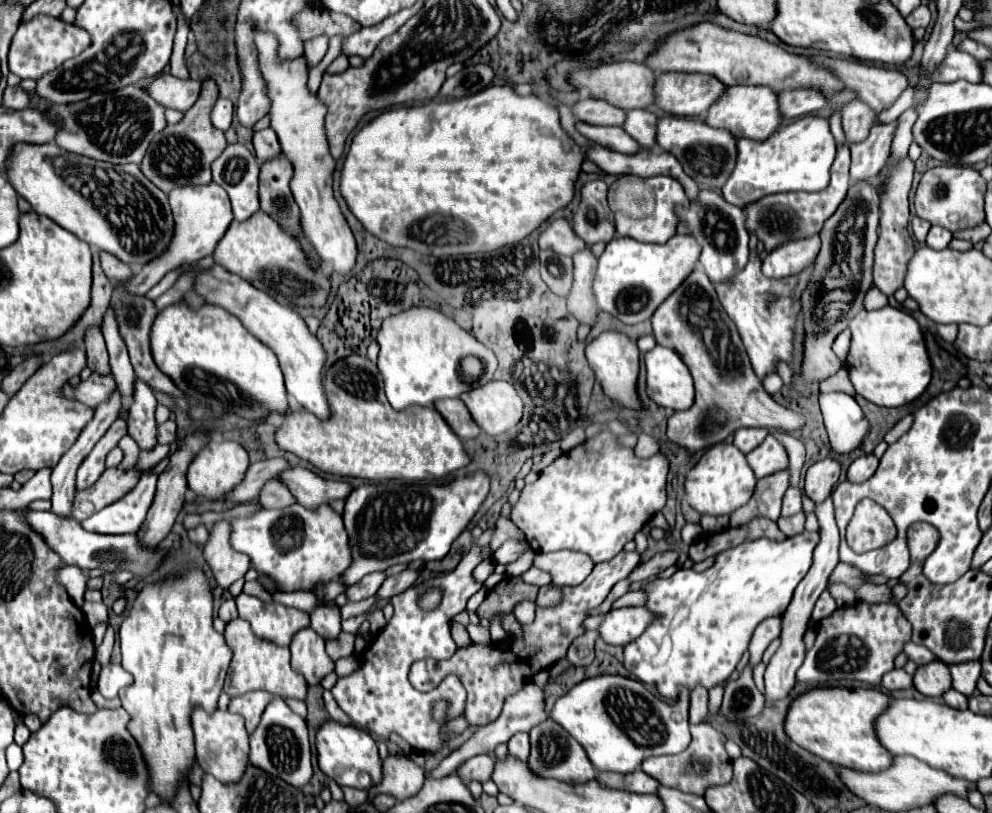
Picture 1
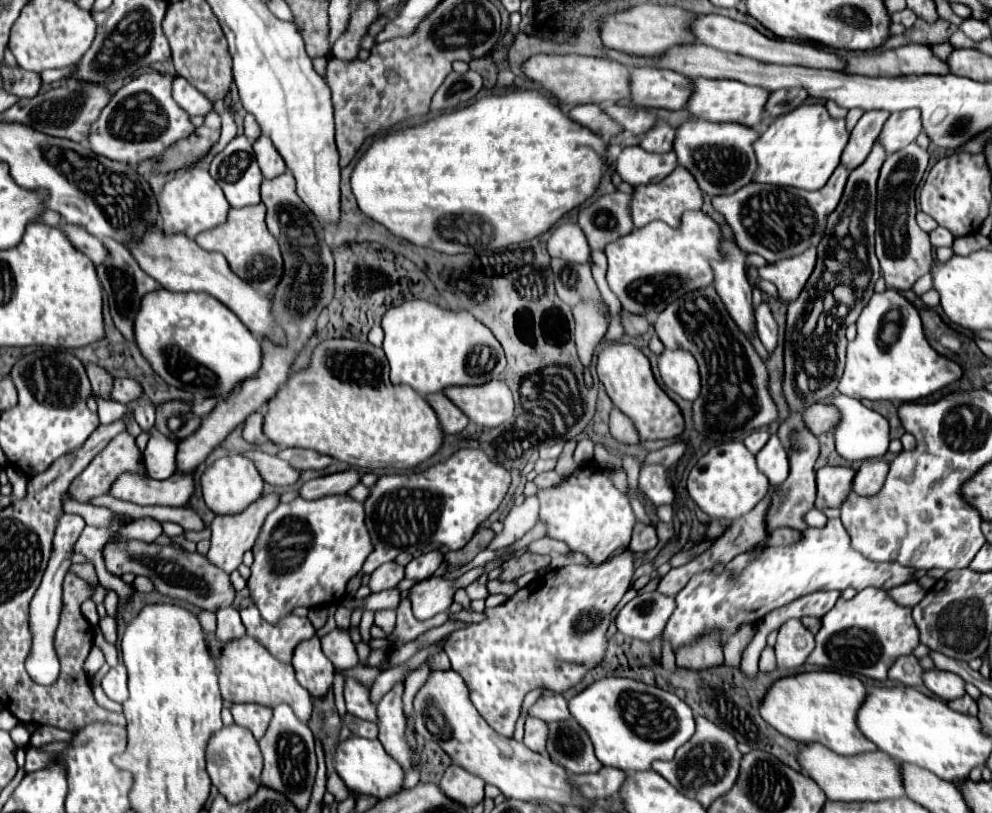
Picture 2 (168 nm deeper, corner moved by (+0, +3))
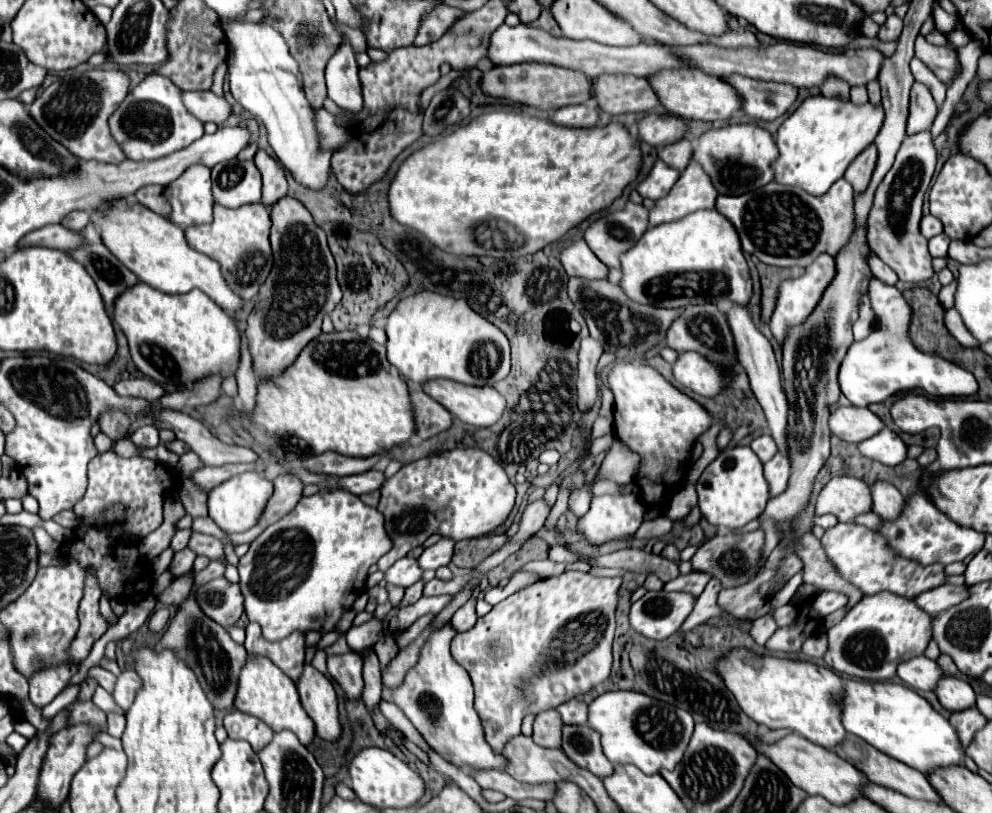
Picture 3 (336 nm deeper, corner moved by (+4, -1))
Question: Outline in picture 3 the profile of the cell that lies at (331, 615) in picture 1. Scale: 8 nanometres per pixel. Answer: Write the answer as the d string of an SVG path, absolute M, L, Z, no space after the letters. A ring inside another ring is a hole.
M347 652L341 656L327 658L327 670L335 678L335 682L343 688L349 700L359 700L363 694L363 660L355 652Z

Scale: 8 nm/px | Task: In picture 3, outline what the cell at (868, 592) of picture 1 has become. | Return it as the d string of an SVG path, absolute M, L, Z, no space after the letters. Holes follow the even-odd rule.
M945 584L941 588L933 588L921 596L917 596L917 604L931 616L939 616L941 612L949 610L955 604L961 604L965 598L969 596L969 586L961 584L961 586L953 586L953 584Z

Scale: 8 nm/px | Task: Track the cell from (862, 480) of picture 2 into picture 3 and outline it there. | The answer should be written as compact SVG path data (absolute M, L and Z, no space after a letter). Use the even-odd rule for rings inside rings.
M875 482L871 486L871 494L873 494L873 512L879 514L881 518L897 520L903 514L905 498L895 486L887 482Z

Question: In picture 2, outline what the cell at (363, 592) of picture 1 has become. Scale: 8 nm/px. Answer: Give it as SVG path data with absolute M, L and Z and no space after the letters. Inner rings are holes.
M387 562L371 574L367 586L371 592L381 592L381 590L395 588L399 580L403 580L403 566L397 566L395 562Z

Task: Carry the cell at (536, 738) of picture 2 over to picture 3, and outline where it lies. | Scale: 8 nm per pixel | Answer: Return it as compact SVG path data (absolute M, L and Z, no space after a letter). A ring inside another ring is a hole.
M557 710L541 712L533 724L533 740L545 748L561 748L563 720Z

